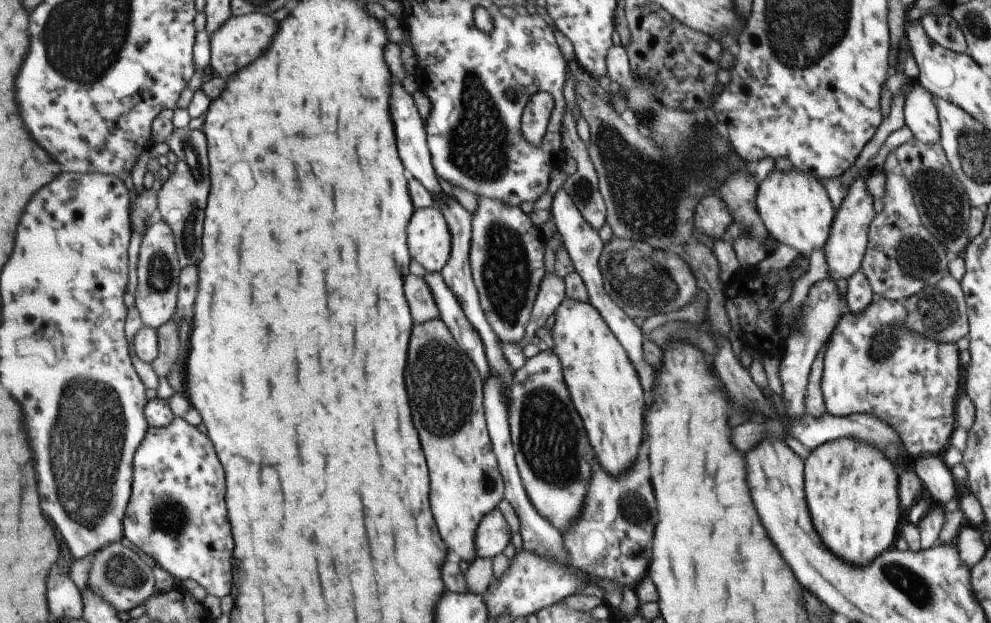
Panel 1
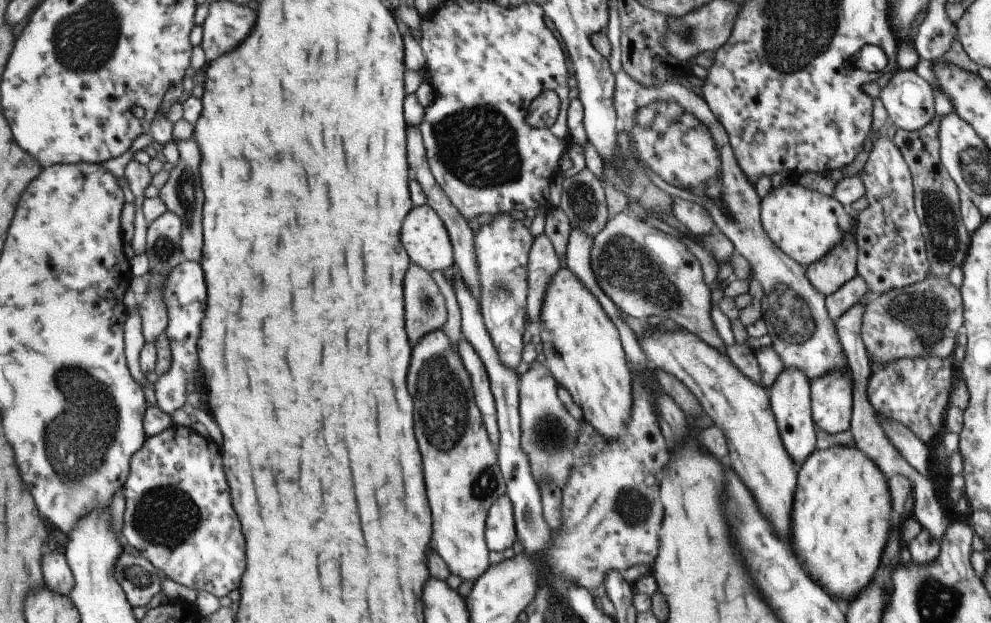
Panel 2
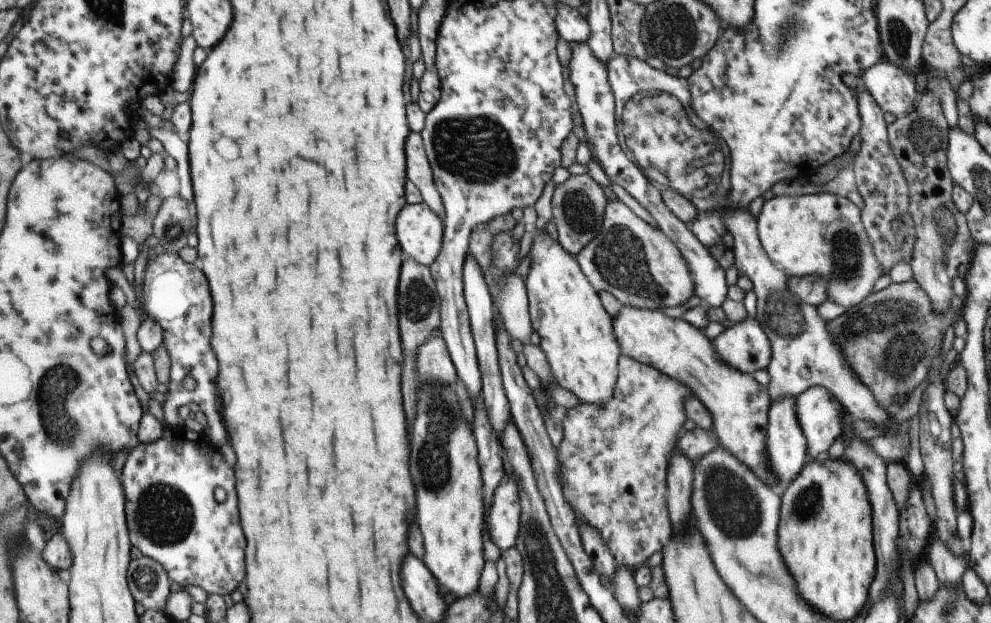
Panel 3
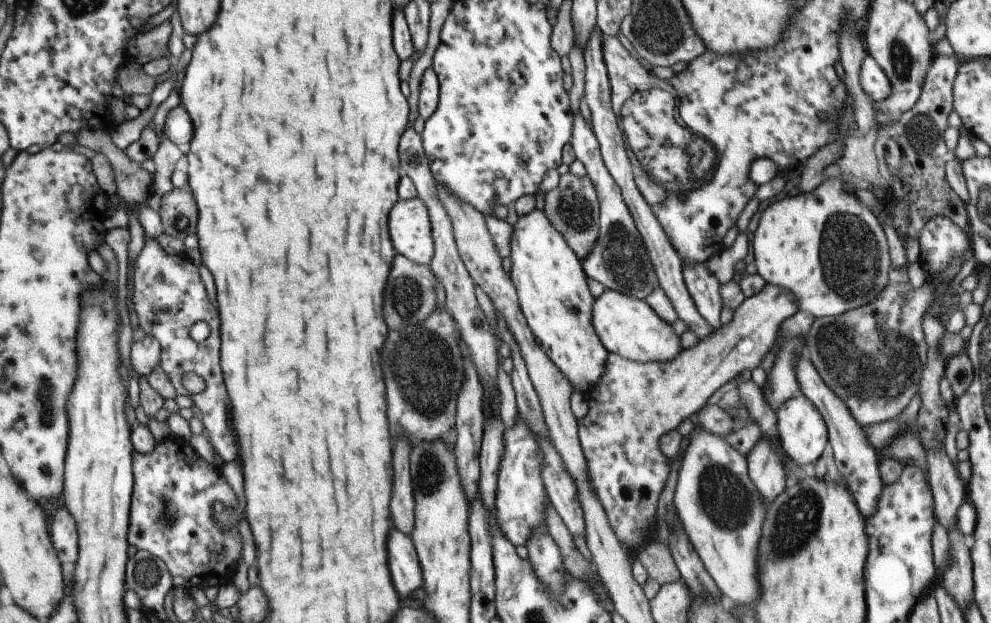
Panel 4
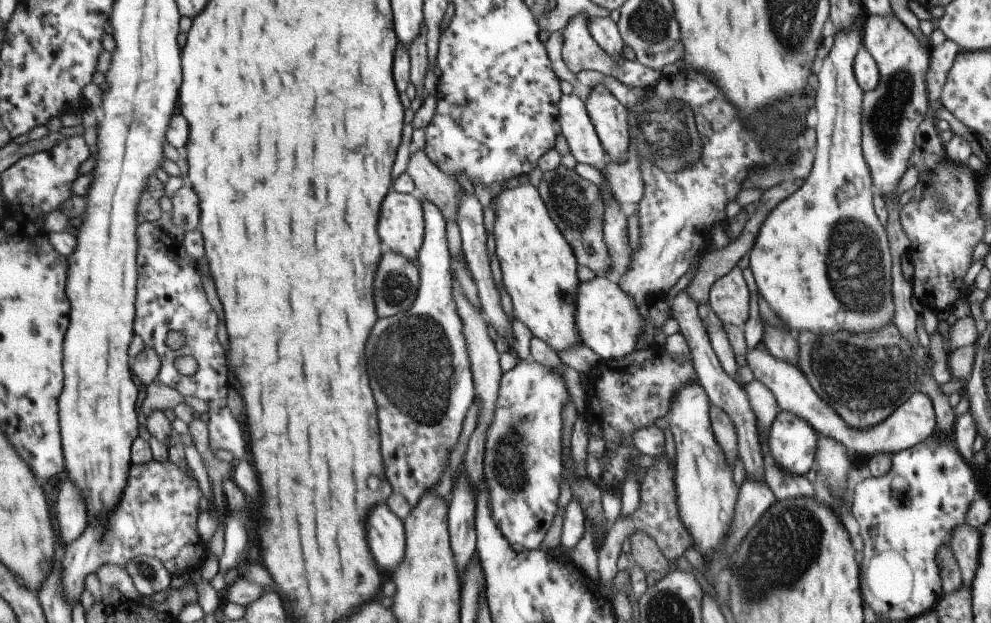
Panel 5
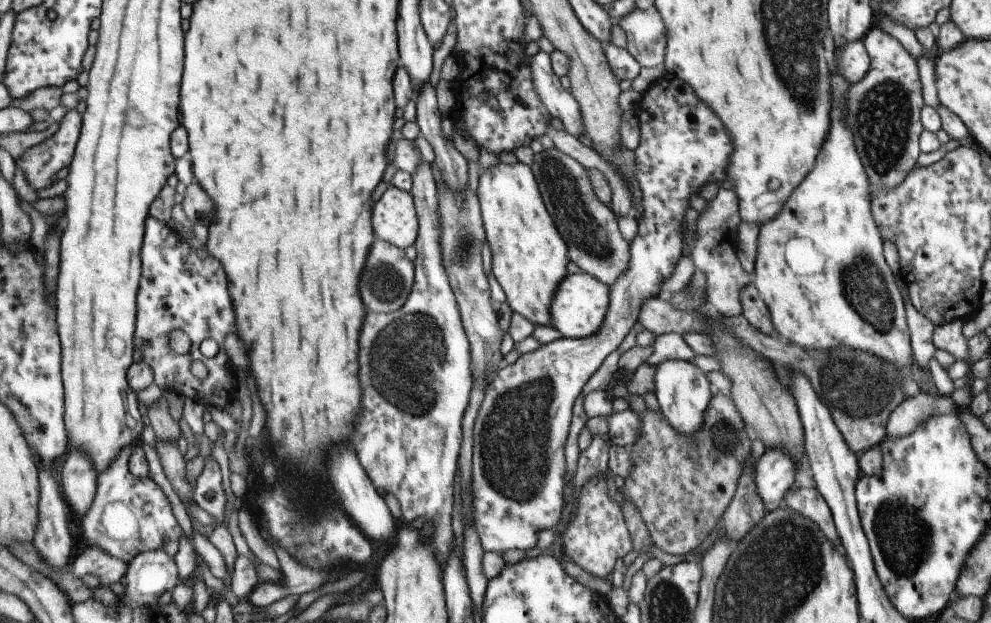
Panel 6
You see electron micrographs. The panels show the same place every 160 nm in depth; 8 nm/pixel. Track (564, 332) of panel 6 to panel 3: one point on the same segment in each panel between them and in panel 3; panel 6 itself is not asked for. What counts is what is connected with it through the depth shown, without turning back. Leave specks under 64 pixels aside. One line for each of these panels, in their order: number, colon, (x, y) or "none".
3: (739, 406)
4: (626, 326)
5: (608, 322)

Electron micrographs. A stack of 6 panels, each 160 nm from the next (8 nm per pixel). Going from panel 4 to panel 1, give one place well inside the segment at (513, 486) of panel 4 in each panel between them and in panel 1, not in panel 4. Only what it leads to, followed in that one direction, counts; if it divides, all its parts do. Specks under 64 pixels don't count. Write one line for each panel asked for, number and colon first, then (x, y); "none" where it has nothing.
1: (492, 533)
2: (499, 533)
3: (503, 516)

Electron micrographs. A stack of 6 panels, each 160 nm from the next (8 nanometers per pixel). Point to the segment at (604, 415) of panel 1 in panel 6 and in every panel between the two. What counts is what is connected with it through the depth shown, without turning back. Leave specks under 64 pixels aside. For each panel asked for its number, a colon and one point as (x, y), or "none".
2: (581, 346)
3: (576, 336)
4: (551, 287)
5: (538, 268)
6: (528, 257)

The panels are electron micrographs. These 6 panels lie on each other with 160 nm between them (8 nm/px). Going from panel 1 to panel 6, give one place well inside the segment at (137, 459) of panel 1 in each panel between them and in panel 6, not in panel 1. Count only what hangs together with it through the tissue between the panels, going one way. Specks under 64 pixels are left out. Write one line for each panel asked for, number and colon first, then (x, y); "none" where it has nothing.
2: (177, 513)
3: (171, 515)
4: (170, 517)
5: (156, 515)
6: (127, 516)

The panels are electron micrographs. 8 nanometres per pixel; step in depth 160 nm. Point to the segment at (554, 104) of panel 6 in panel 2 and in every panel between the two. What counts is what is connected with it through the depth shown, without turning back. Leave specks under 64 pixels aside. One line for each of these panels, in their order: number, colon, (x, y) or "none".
2: (645, 272)
3: (636, 263)
4: (618, 259)
5: (584, 146)

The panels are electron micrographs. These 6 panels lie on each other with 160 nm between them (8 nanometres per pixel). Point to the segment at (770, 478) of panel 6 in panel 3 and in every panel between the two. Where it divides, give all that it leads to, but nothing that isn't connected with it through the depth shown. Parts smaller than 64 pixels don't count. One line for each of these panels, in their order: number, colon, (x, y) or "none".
3: (818, 412)
4: (802, 434)
5: (791, 441)

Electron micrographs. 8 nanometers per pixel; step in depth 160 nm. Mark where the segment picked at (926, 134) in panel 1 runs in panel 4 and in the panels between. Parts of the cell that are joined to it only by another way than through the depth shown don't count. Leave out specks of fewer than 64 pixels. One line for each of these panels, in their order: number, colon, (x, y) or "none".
2: (908, 99)
3: (894, 90)
4: (875, 84)

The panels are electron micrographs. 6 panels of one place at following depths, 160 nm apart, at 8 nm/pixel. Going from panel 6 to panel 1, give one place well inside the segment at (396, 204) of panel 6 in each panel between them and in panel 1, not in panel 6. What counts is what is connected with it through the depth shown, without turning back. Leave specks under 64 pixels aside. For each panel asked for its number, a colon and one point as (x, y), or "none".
1: (428, 241)
2: (424, 237)
3: (419, 231)
4: (409, 228)
5: (401, 224)

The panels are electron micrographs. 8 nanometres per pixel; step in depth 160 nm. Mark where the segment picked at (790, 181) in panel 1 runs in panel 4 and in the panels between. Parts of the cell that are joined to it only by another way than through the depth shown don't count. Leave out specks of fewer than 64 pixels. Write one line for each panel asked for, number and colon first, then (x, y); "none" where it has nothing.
2: (805, 224)
3: (821, 234)
4: (825, 247)

